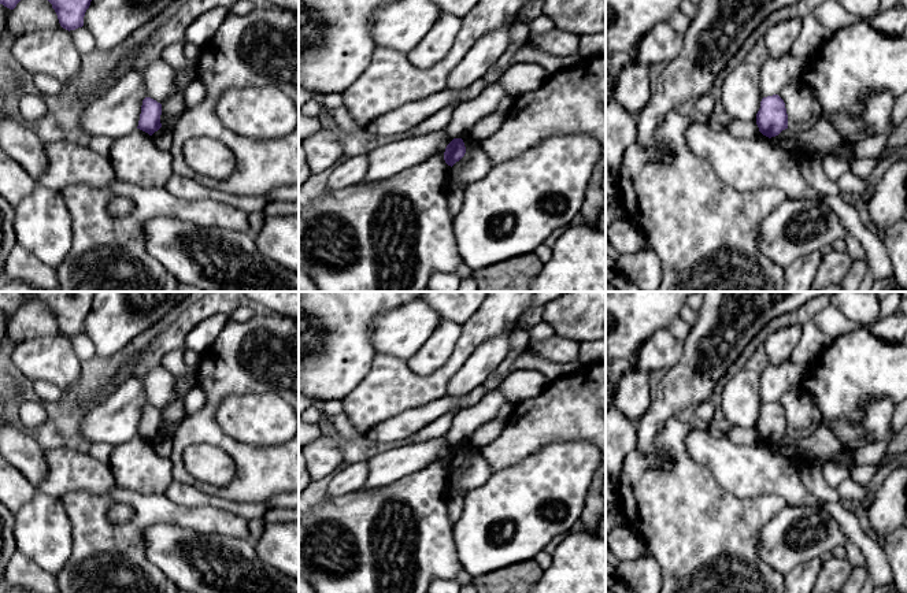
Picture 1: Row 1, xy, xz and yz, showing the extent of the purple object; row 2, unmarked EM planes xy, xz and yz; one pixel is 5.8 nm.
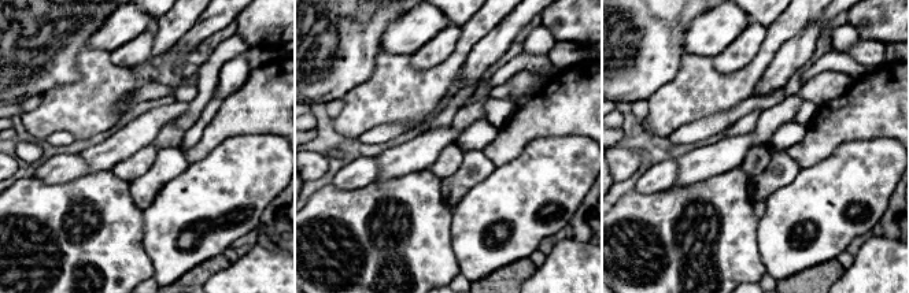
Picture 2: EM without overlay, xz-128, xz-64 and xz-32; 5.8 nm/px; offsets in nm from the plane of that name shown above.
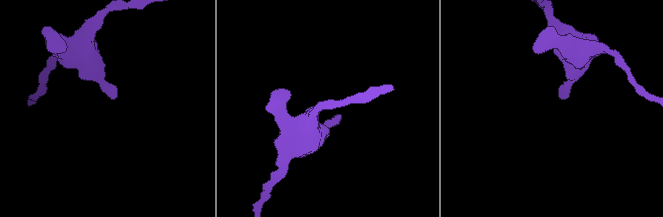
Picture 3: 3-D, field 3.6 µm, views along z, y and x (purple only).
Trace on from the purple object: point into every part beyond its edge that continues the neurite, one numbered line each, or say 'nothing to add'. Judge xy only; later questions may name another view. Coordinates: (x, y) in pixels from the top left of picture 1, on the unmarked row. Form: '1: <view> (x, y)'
nothing to add

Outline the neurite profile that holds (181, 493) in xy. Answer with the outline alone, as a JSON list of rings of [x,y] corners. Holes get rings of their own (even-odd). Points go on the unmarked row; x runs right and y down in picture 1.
[[[174,481],[164,493],[171,501],[184,507],[210,505],[229,511],[244,518],[247,522],[263,518],[270,509],[263,503],[243,503],[207,494],[192,485]]]

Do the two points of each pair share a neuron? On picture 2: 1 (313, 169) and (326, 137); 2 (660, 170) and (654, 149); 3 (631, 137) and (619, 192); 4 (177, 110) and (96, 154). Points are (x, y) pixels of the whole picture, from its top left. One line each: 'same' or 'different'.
1: different
2: different
3: same
4: same

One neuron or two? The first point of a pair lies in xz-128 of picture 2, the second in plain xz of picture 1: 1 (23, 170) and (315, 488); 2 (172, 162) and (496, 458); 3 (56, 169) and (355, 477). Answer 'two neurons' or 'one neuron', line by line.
1: one neuron
2: two neurons
3: one neuron

